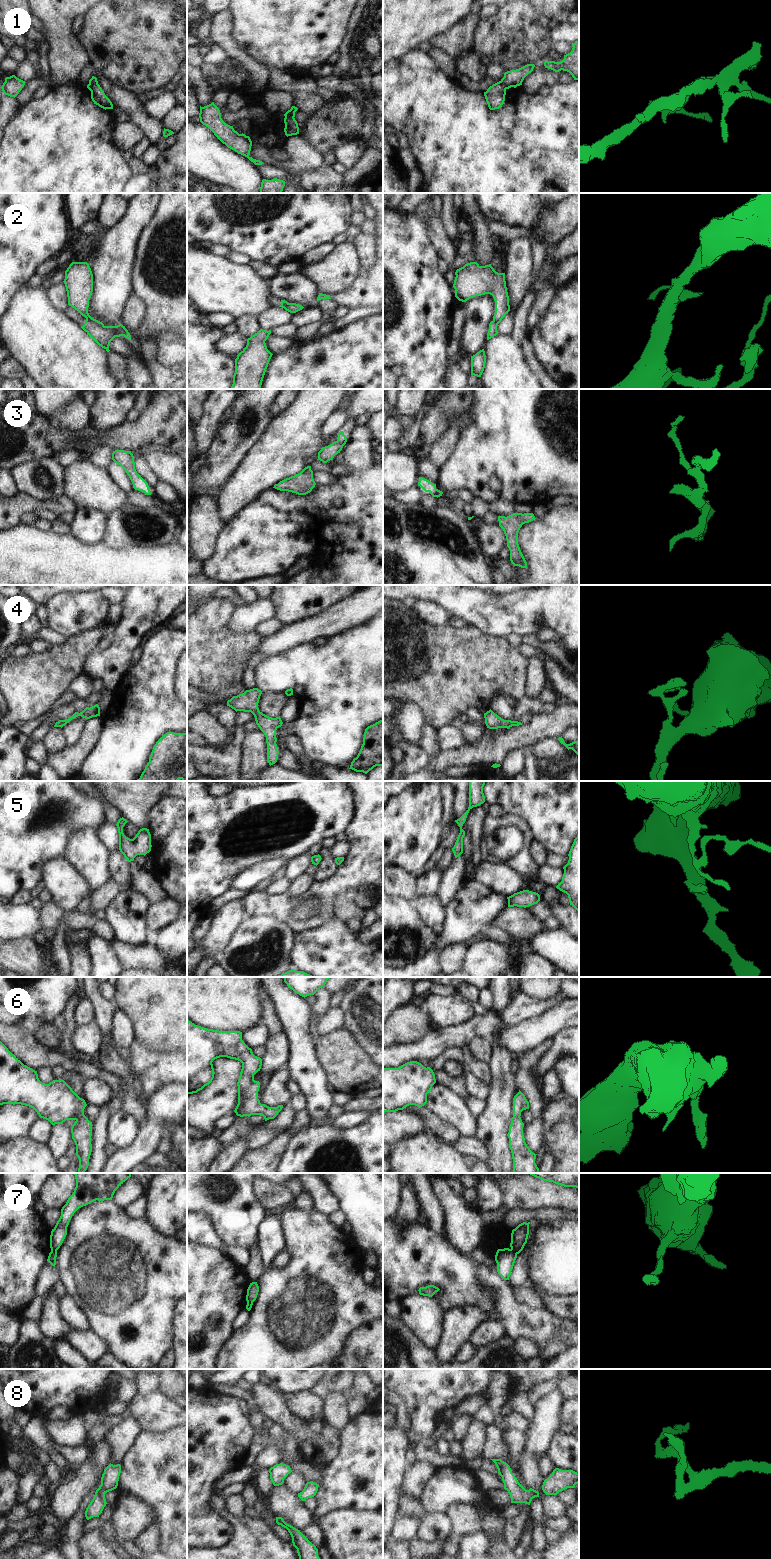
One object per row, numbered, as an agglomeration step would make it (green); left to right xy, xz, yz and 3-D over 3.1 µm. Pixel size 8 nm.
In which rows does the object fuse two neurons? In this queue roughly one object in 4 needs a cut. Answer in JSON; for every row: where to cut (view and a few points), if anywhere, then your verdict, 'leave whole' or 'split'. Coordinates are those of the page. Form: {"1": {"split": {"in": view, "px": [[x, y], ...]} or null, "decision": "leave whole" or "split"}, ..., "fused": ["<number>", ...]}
{"1": {"split": {"in": "xz", "px": [[285, 116], [293, 118]]}, "decision": "split"}, "2": {"split": {"in": "xy", "px": [[86, 318], [96, 321], [103, 326]]}, "decision": "split"}, "3": {"split": null, "decision": "leave whole"}, "4": {"split": null, "decision": "leave whole"}, "5": {"split": null, "decision": "leave whole"}, "6": {"split": null, "decision": "leave whole"}, "7": {"split": {"in": "yz", "px": [[510, 1249], [516, 1254]]}, "decision": "split"}, "8": {"split": null, "decision": "leave whole"}, "fused": ["1", "2", "7"]}

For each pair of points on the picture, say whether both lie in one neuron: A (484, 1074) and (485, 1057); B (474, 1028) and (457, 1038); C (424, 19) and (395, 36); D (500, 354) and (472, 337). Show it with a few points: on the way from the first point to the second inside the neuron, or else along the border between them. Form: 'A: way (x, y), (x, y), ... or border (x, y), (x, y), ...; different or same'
A: border (468, 1047), (471, 1054), (477, 1060), (488, 1064); different
B: way (470, 1030), (461, 1035); same
C: way (417, 19), (412, 19), (402, 29); same
D: border (487, 340), (483, 348); different

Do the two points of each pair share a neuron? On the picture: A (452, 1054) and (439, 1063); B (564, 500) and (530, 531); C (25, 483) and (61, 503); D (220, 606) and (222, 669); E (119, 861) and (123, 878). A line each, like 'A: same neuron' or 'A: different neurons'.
A: same neuron
B: different neurons
C: different neurons
D: same neuron
E: same neuron

